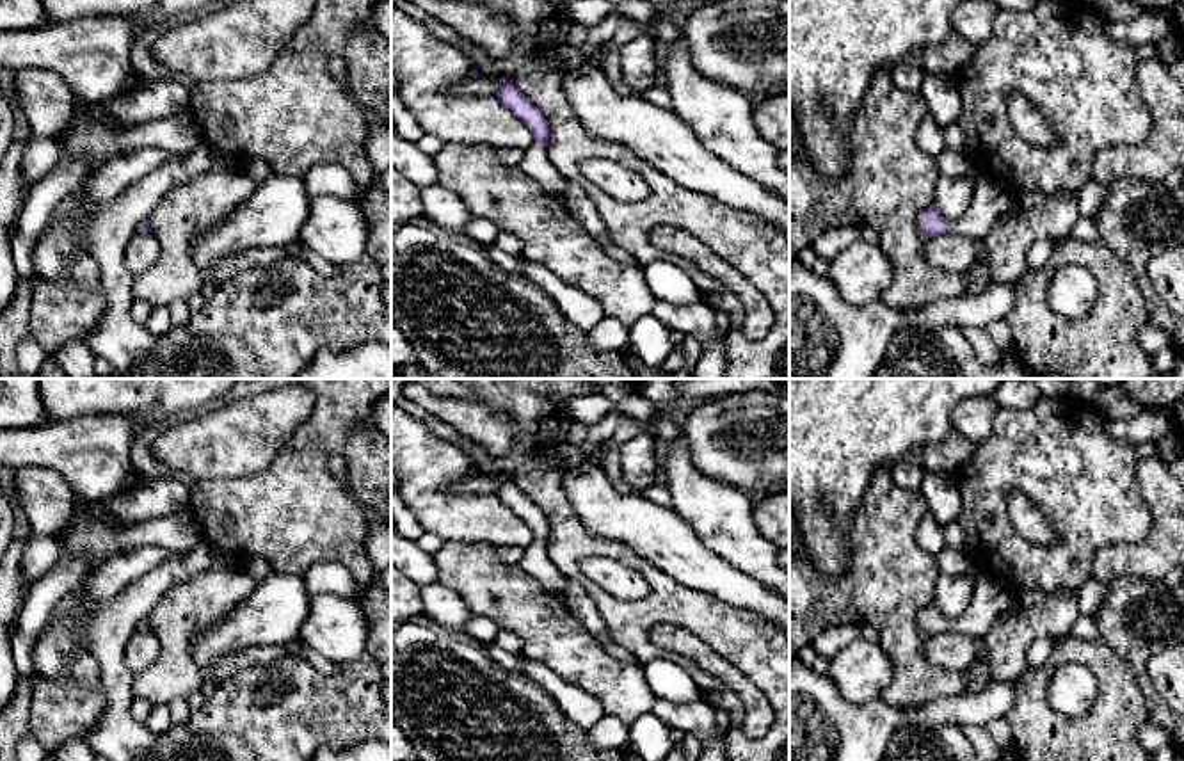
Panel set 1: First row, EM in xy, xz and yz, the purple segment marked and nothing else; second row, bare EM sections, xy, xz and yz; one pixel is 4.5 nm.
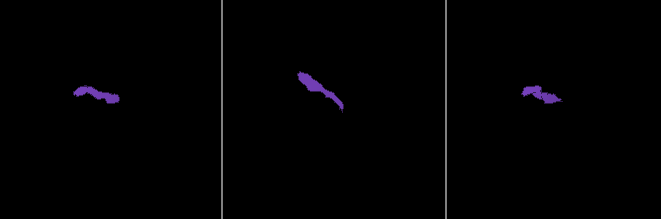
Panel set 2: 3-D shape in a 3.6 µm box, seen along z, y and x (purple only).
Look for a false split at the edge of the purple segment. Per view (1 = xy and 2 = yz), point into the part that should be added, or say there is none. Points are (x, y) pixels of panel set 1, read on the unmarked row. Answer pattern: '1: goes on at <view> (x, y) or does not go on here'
1: does not go on here
2: goes on at yz (991, 600)

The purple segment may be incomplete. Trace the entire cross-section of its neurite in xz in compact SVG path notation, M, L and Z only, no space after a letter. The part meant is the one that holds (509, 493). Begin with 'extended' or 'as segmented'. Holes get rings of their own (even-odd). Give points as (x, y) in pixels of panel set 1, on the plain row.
extended; M505 478L496 496L508 505L533 532L535 542L524 548L517 564L526 574L535 578L549 594L562 599L565 587L564 574L556 569L548 553L549 521L544 512L519 489L512 478Z

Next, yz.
extended; M978 574L974 594L964 613L953 621L946 619L937 605L919 612L919 628L926 637L955 631L972 638L983 638L992 624L1010 610L1017 592L1001 585L987 574Z

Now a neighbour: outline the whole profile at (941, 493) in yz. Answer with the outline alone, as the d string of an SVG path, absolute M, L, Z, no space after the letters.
M926 469L921 493L928 512L935 516L942 528L958 519L962 498L956 478Z

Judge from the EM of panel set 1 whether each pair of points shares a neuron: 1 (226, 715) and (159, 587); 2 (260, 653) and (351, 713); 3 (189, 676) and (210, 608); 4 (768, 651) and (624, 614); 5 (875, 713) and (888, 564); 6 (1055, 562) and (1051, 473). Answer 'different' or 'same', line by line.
1: different
2: different
3: same
4: same
5: different
6: same

